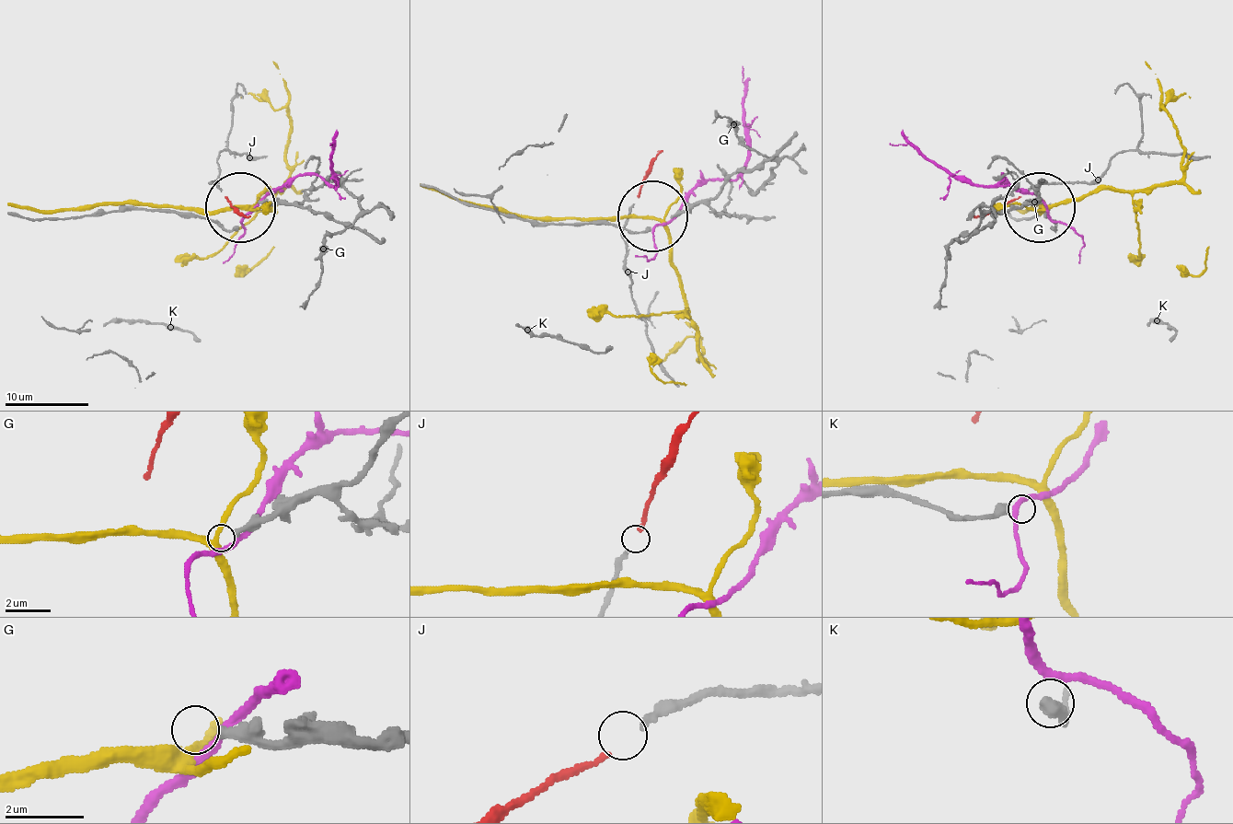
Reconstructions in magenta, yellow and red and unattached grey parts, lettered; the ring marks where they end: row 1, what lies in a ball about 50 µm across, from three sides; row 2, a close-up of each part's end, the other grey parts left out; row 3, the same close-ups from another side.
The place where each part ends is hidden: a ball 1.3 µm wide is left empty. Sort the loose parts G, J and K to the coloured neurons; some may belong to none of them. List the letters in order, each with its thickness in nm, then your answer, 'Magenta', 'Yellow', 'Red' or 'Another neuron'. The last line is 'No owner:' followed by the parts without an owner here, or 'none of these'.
G: Thickness 320 nm. Another neuron
J: Thickness 190 nm. Red
K: Thickness 360 nm. Another neuron
No owner: G, K

